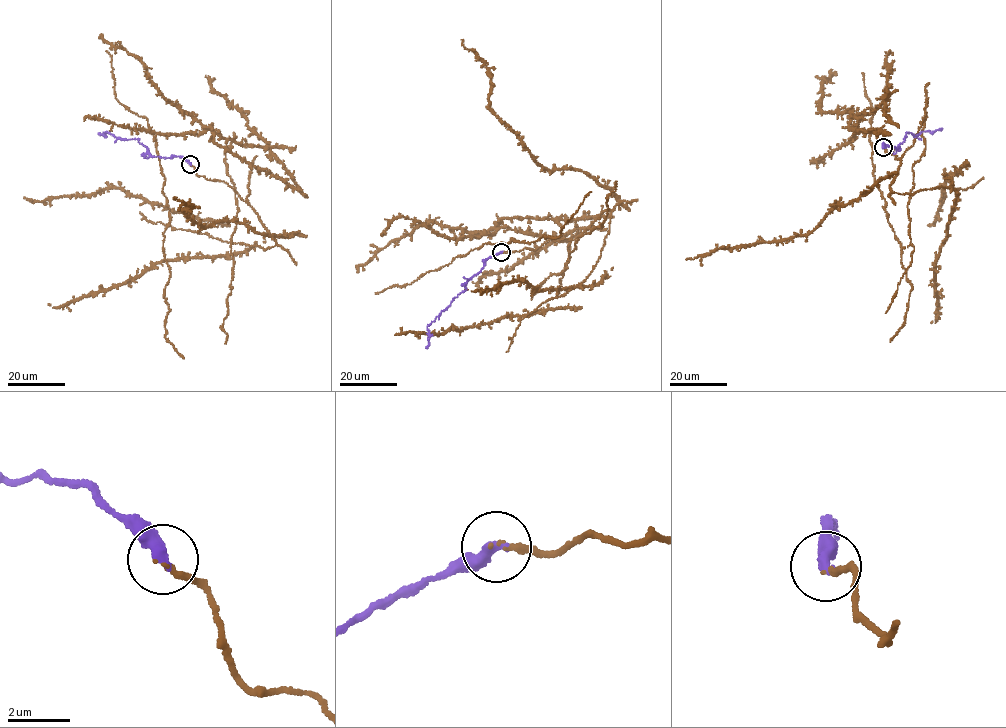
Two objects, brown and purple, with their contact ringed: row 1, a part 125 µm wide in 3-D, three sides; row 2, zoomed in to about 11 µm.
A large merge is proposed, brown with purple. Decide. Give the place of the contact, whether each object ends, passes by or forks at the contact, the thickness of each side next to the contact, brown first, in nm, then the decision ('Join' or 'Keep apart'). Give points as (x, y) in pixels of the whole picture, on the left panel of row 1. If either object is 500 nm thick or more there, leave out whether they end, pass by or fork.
Place: (190, 164). At the ring brown ends. At the ring purple ends. Thickness 190 nm (brown) against 420 nm. Join

